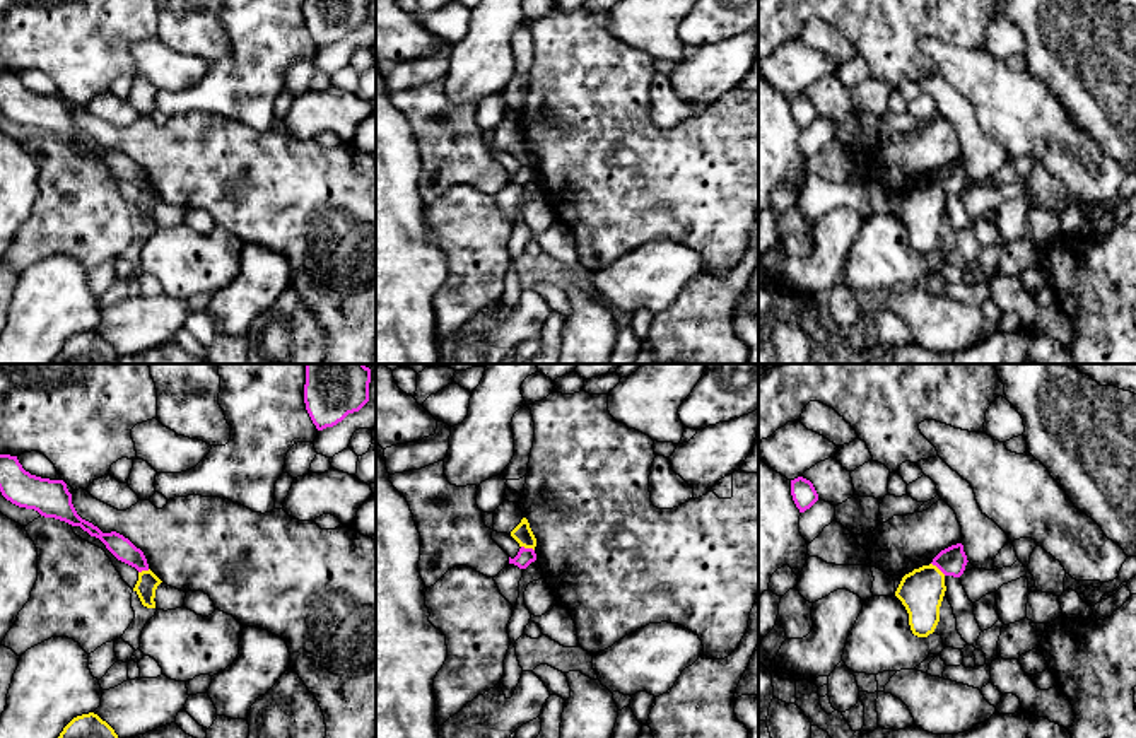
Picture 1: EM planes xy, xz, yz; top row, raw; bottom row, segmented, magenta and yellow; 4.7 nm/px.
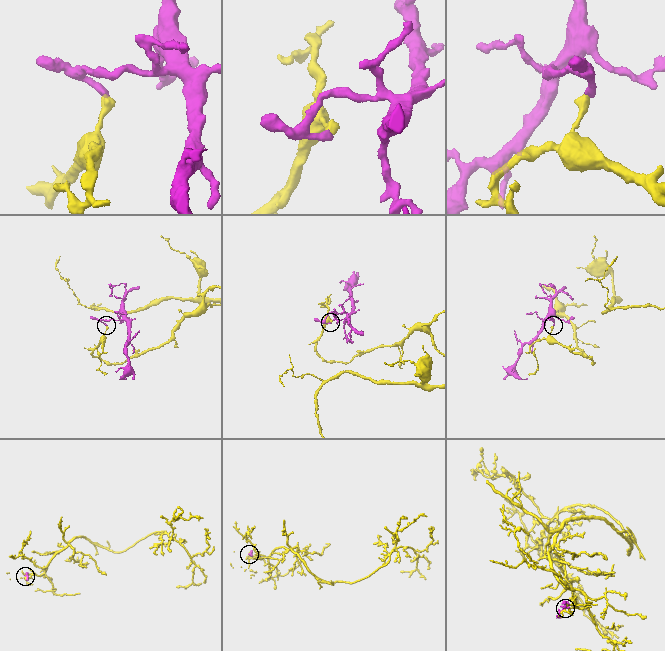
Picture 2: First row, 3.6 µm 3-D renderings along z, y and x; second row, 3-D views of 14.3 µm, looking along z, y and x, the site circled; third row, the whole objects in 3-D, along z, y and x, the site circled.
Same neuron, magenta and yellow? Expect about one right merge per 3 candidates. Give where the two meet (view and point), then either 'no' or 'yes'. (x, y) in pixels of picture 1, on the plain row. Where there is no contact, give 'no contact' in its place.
meets magenta in yz at (938, 185); no

